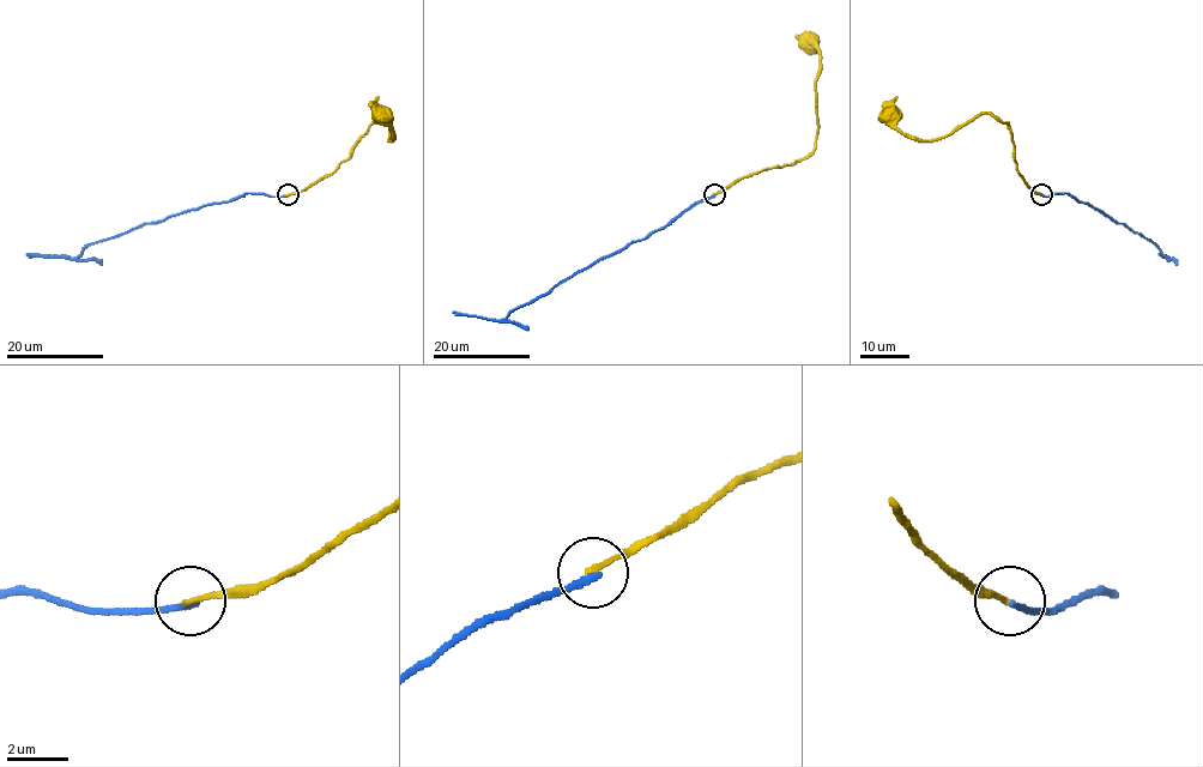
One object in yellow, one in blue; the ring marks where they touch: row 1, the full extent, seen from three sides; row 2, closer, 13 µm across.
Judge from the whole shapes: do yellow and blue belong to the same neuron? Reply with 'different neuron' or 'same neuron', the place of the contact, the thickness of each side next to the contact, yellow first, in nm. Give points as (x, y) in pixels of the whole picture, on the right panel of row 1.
different neuron | (1041, 194) | 180/200 nm

